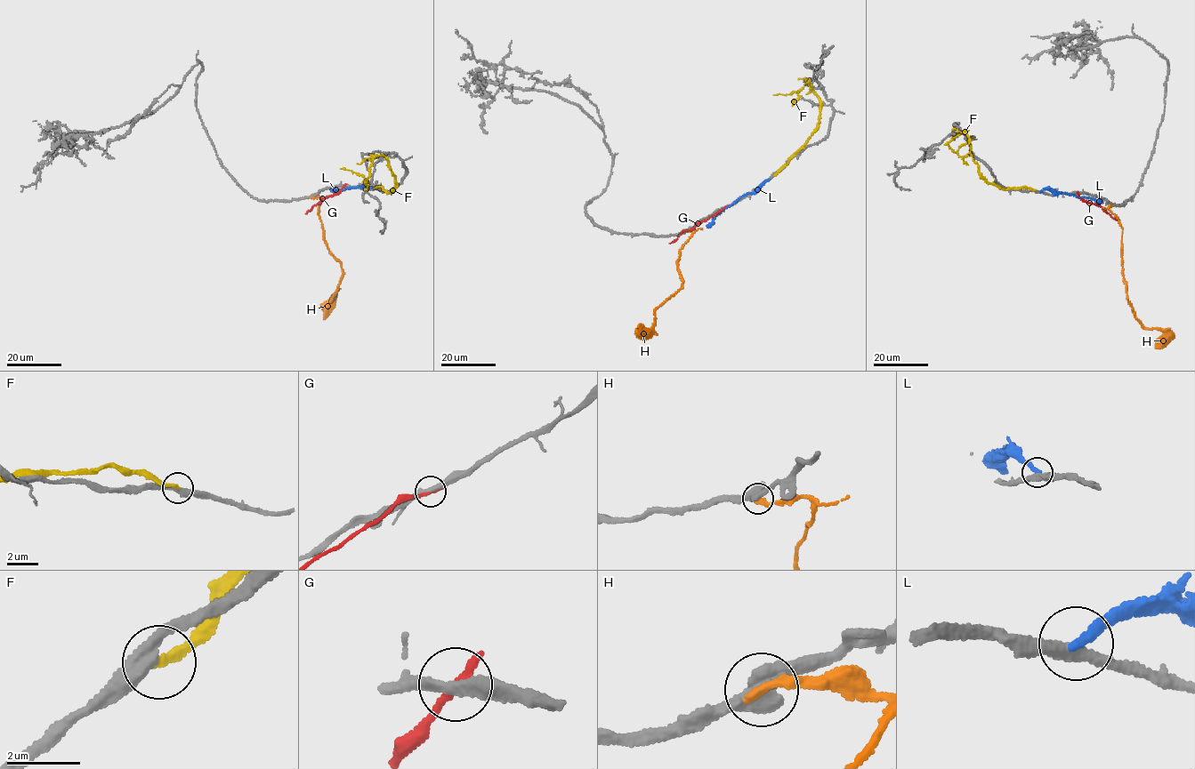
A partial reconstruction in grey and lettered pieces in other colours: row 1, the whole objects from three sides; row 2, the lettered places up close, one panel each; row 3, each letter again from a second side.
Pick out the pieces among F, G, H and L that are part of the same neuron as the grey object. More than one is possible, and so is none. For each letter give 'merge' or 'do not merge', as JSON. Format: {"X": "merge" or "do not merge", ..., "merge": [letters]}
{"F": "do not merge", "G": "do not merge", "H": "merge", "L": "do not merge", "merge": ["H"]}

